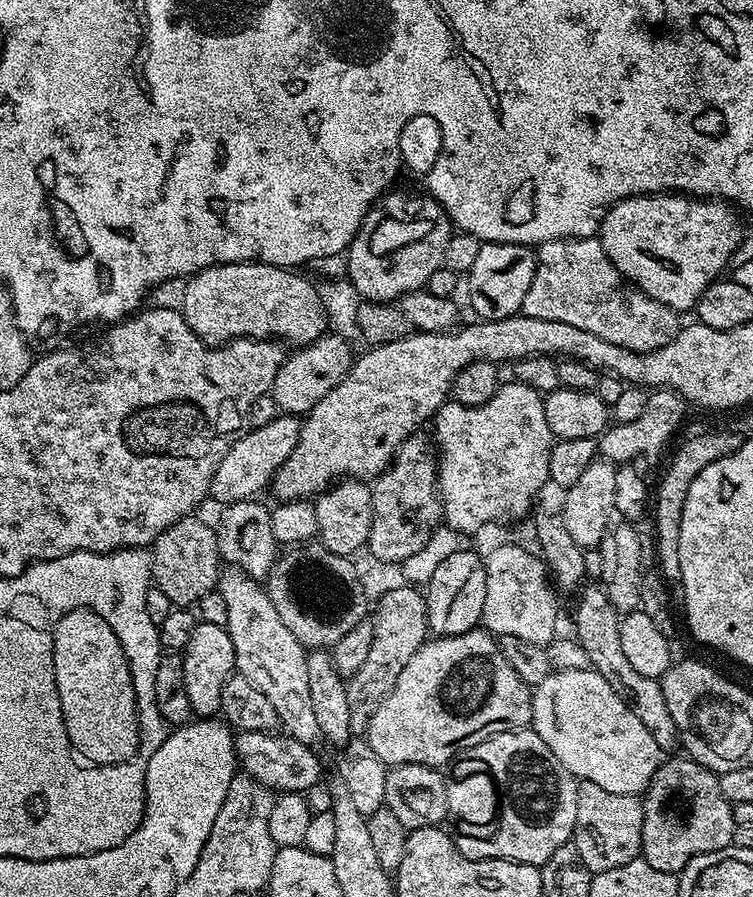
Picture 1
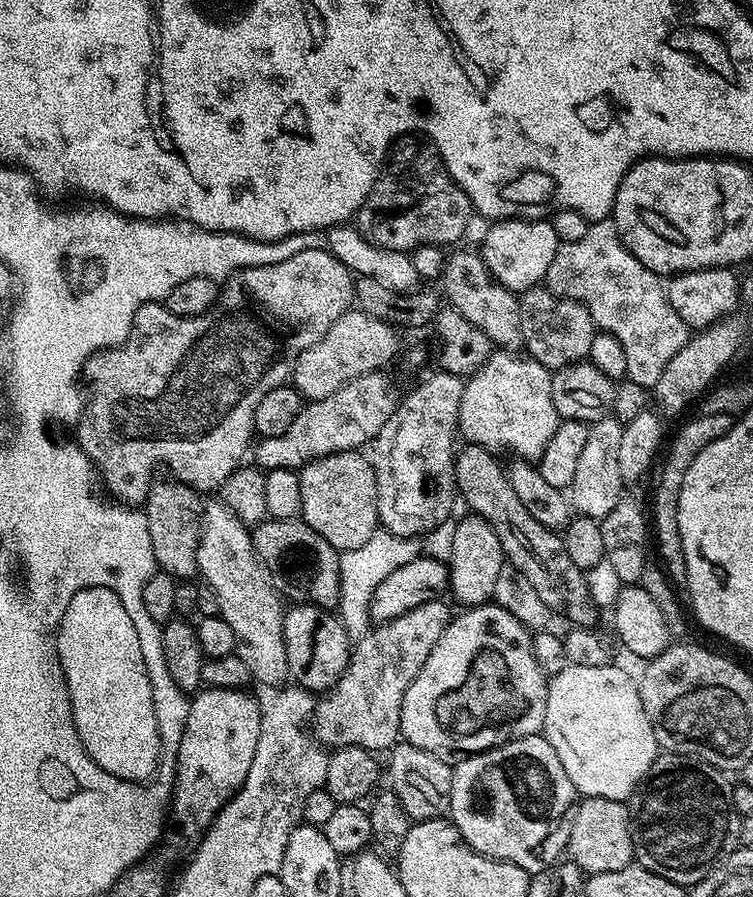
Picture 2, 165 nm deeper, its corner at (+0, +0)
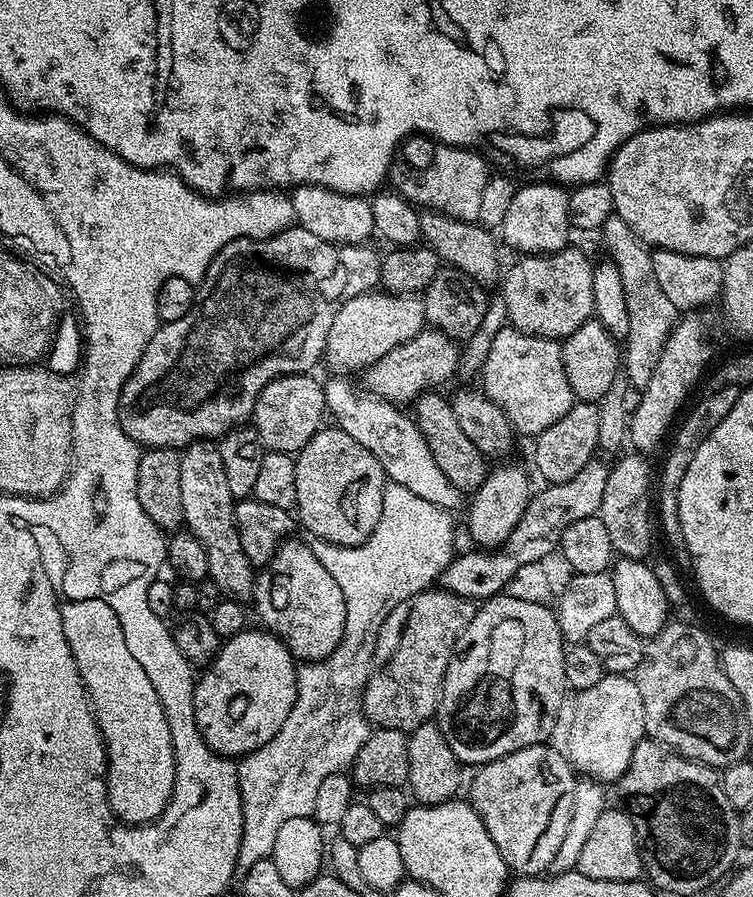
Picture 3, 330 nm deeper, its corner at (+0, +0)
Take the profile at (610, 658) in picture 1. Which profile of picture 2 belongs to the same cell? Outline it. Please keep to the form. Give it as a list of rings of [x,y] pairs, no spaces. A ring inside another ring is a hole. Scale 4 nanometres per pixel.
[[[469,443],[463,447],[456,455],[455,480],[459,499],[468,503],[467,511],[494,526],[498,542],[502,542],[505,561],[520,573],[547,608],[553,613],[561,612],[569,625],[592,628],[598,607],[587,588],[585,569],[574,566],[570,554],[566,554],[563,535],[542,526],[542,522],[526,510],[510,483],[507,469],[500,466],[499,459],[489,449]]]

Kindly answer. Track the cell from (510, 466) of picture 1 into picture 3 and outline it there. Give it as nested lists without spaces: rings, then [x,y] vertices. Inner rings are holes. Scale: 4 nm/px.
[[[505,326],[498,330],[498,334],[494,334],[494,343],[490,346],[490,354],[486,354],[486,362],[482,369],[482,390],[506,413],[513,429],[519,435],[521,432],[529,438],[539,436],[542,430],[554,426],[554,422],[558,422],[558,418],[562,418],[562,414],[566,414],[572,408],[574,397],[570,390],[570,382],[566,382],[560,345],[561,341],[531,336],[511,326]]]

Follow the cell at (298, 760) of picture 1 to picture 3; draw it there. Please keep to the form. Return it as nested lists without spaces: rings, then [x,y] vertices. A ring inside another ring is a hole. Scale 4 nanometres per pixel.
[[[440,586],[425,588],[423,592],[398,602],[398,606],[390,610],[386,622],[382,622],[382,630],[378,630],[372,672],[368,675],[368,685],[364,688],[364,717],[368,719],[369,725],[377,729],[389,728],[411,734],[418,726],[429,723],[435,717],[446,670],[476,610],[477,605],[473,601],[453,592],[445,592]]]

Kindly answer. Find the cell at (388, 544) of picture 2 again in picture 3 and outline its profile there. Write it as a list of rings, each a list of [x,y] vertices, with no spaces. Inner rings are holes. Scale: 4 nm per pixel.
[[[385,483],[382,494],[382,514],[374,534],[358,546],[338,546],[334,542],[313,539],[314,558],[330,570],[334,582],[342,589],[342,598],[346,598],[346,630],[342,642],[324,660],[304,662],[296,669],[296,701],[290,710],[290,718],[282,722],[282,730],[258,750],[249,752],[239,761],[240,797],[242,798],[242,842],[236,859],[241,869],[254,866],[254,862],[271,857],[274,850],[274,838],[278,829],[290,818],[311,816],[314,810],[314,797],[325,778],[330,774],[351,769],[356,755],[362,750],[370,735],[368,719],[364,717],[364,688],[368,685],[368,675],[372,672],[374,646],[378,642],[378,630],[382,622],[406,598],[433,587],[440,579],[440,573],[450,566],[453,556],[457,555],[456,528],[452,525],[451,511],[418,498],[406,486]]]

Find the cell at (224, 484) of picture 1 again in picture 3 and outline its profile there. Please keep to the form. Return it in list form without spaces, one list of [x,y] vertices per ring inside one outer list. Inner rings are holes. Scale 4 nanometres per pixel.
[[[426,326],[414,334],[410,342],[402,342],[402,346],[394,346],[390,354],[382,354],[382,358],[378,358],[378,362],[371,364],[363,373],[363,383],[367,391],[375,396],[381,396],[397,406],[408,406],[424,393],[439,389],[439,384],[446,383],[455,374],[456,368],[458,372],[462,364],[461,353],[462,348],[457,341],[436,328]]]

